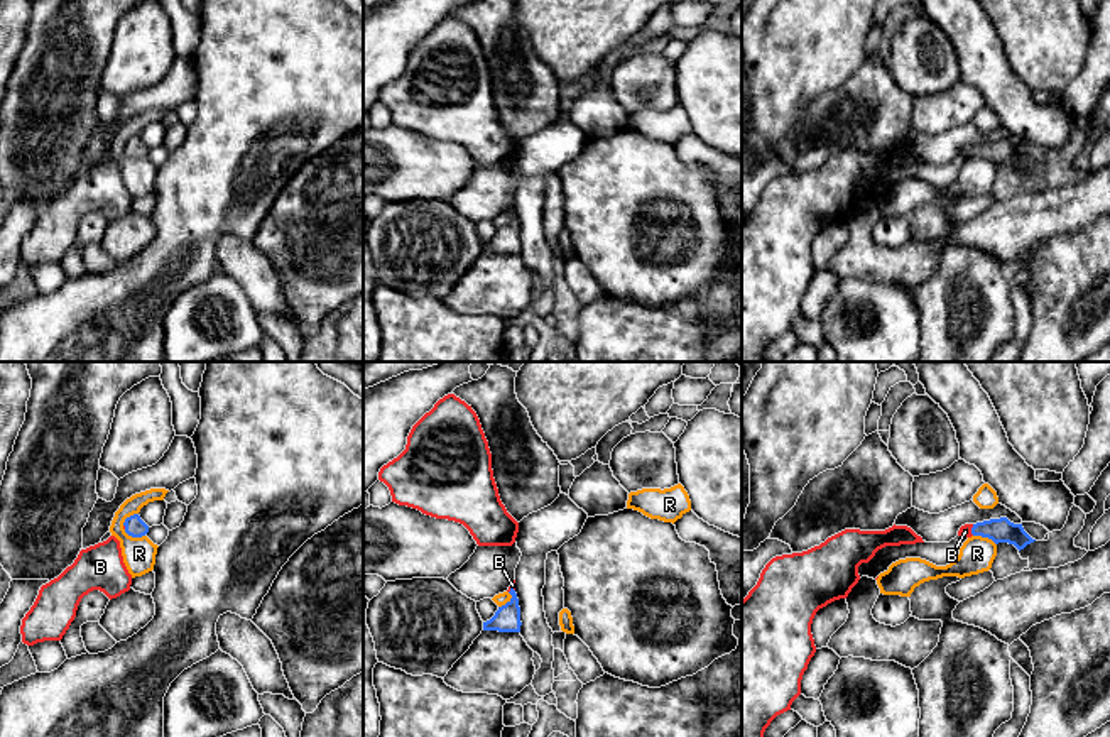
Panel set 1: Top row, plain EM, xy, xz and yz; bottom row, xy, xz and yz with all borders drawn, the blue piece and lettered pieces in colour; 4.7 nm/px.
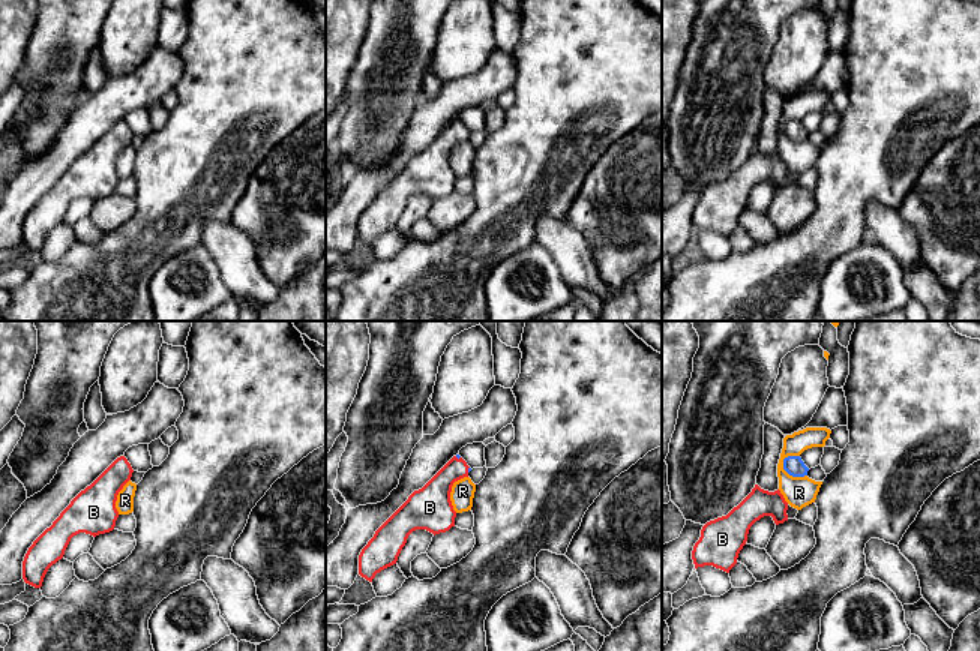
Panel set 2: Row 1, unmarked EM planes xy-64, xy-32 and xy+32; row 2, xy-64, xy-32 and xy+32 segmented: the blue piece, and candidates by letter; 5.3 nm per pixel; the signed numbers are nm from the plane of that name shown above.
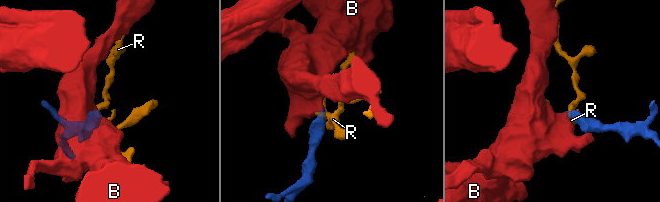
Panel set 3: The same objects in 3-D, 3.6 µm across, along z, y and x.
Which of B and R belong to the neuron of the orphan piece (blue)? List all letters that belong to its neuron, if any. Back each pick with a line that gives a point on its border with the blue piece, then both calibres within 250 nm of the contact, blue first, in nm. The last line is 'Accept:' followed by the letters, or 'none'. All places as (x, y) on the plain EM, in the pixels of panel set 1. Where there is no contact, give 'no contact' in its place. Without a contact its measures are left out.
B: meets blue in yz at (972, 151); 110 nm thick on the blue side, 60 nm on the other
Accept: B

